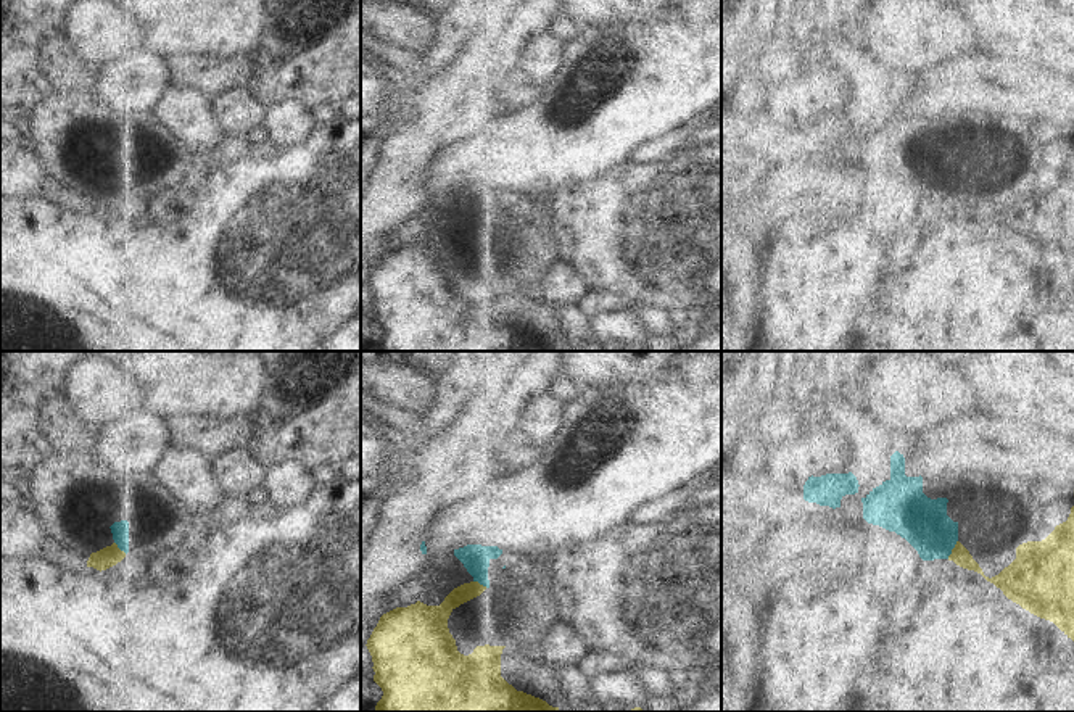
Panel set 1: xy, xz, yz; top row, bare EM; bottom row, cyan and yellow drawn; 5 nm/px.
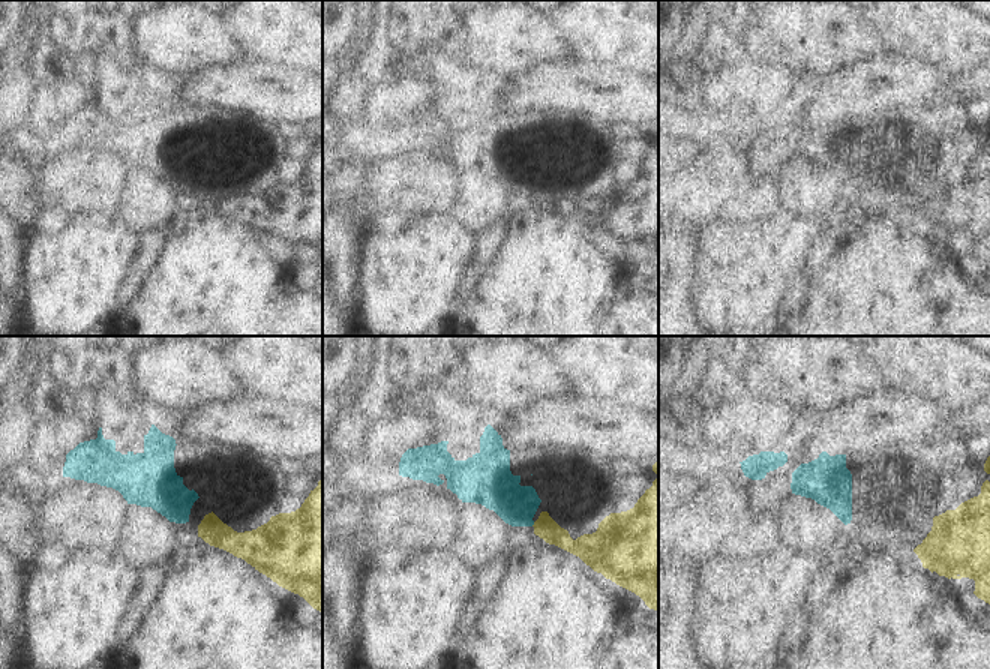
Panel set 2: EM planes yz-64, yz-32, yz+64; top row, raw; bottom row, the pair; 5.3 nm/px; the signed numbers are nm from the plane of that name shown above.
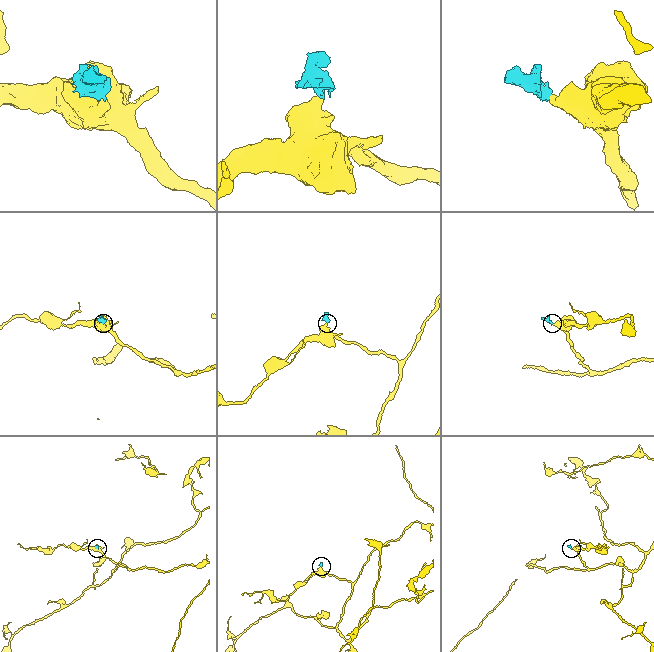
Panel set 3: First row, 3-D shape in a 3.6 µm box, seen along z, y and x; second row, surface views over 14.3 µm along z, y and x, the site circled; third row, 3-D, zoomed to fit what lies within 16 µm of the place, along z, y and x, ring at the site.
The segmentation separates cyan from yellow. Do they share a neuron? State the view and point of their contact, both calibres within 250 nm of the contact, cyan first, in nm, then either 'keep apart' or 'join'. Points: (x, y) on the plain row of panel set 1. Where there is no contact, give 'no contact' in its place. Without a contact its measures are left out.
meets cyan in yz at (952, 187); 240 nm thick on the cyan side, 90 nm on the other; keep apart

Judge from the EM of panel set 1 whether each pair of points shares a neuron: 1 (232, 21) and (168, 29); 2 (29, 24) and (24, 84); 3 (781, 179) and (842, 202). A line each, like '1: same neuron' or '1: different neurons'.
1: same neuron
2: same neuron
3: same neuron

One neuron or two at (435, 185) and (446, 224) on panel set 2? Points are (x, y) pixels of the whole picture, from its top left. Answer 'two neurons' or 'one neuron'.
two neurons

